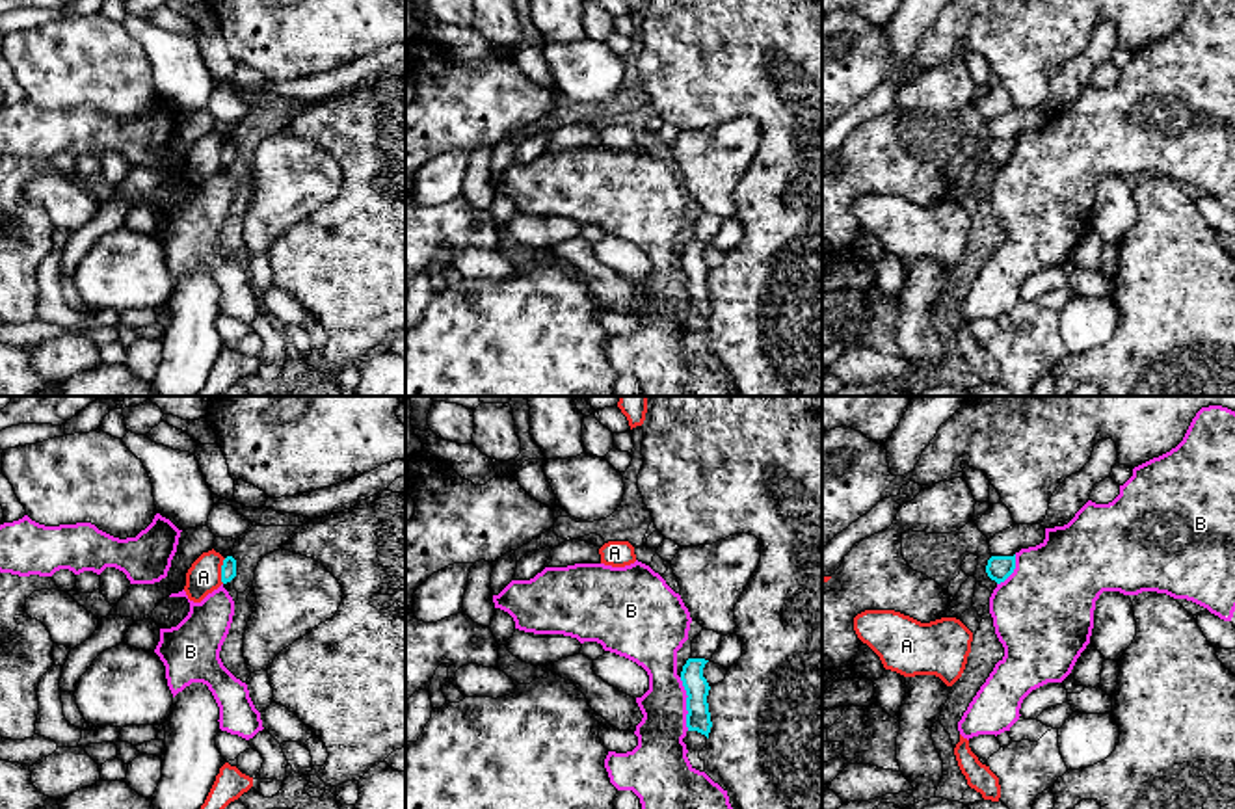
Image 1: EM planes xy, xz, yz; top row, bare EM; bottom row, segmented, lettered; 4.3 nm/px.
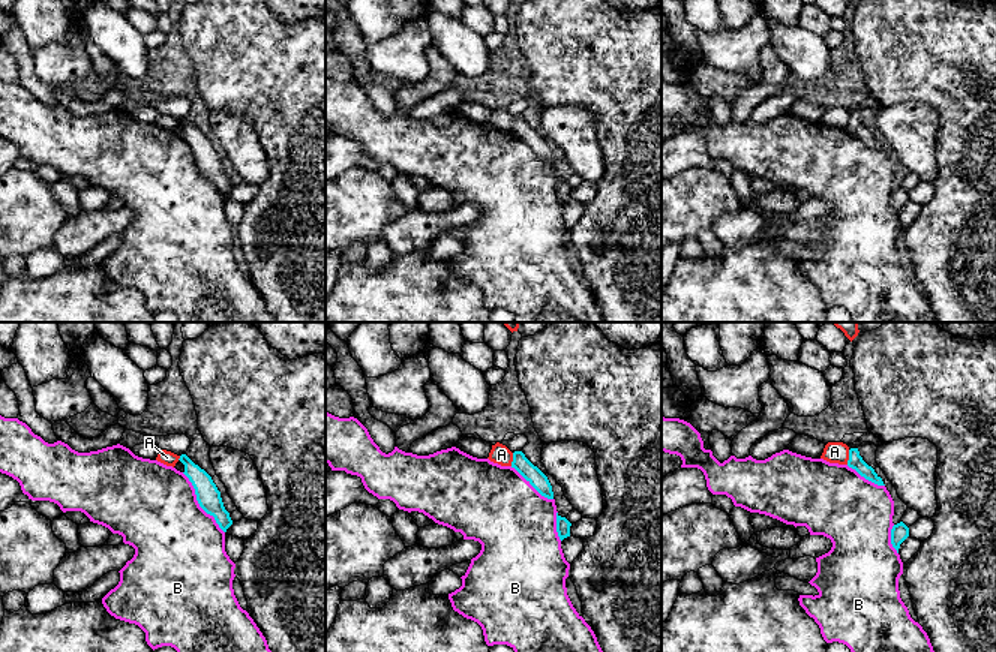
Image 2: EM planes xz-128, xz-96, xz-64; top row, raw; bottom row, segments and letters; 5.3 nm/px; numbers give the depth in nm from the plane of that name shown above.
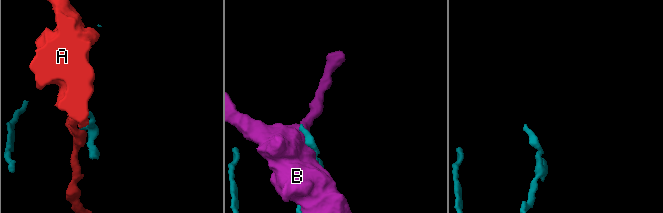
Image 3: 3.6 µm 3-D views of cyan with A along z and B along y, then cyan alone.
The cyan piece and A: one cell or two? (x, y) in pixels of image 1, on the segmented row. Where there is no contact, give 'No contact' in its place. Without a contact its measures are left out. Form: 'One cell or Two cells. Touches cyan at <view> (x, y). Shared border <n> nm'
Two cells. Touches cyan at xy (222, 571). Shared border 110 nm

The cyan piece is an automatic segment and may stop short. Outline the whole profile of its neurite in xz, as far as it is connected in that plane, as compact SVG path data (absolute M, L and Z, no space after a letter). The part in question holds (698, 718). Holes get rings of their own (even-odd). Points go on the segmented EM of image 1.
M688 658L681 671L681 681L686 690L686 727L688 731L697 731L709 738L712 722L709 712L709 683L703 677L703 668L709 660Z

